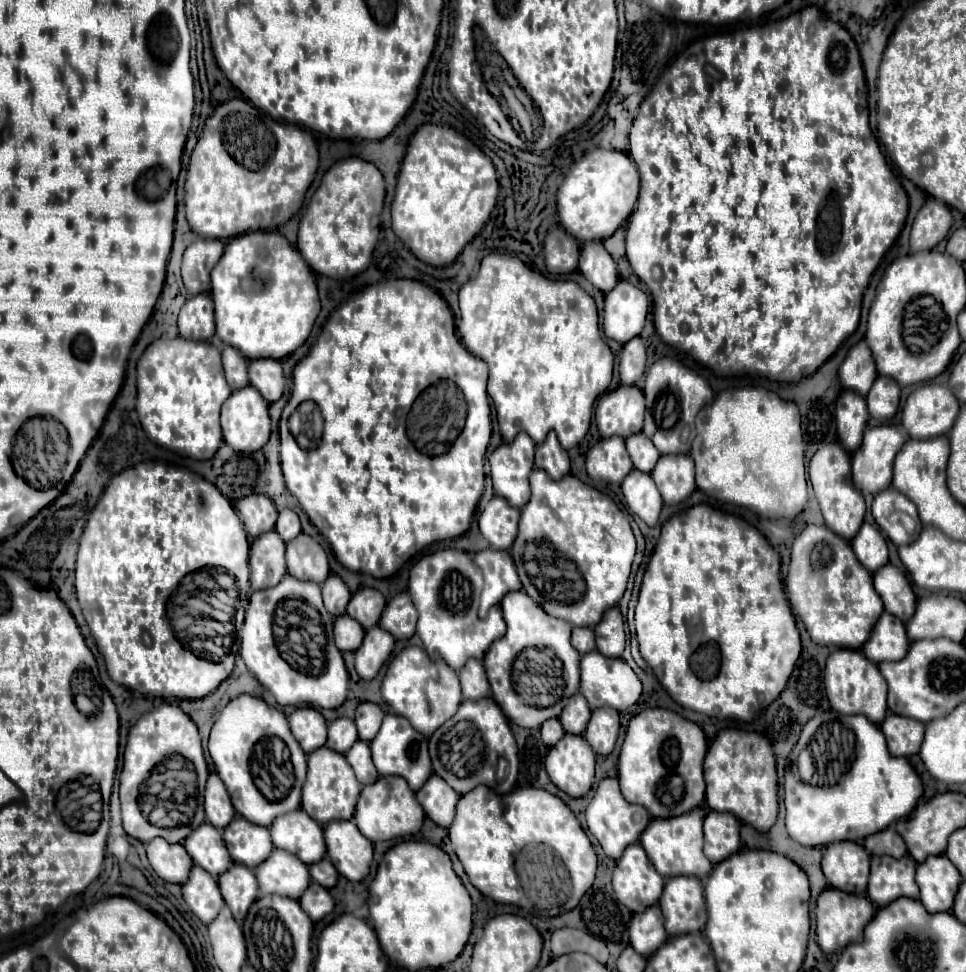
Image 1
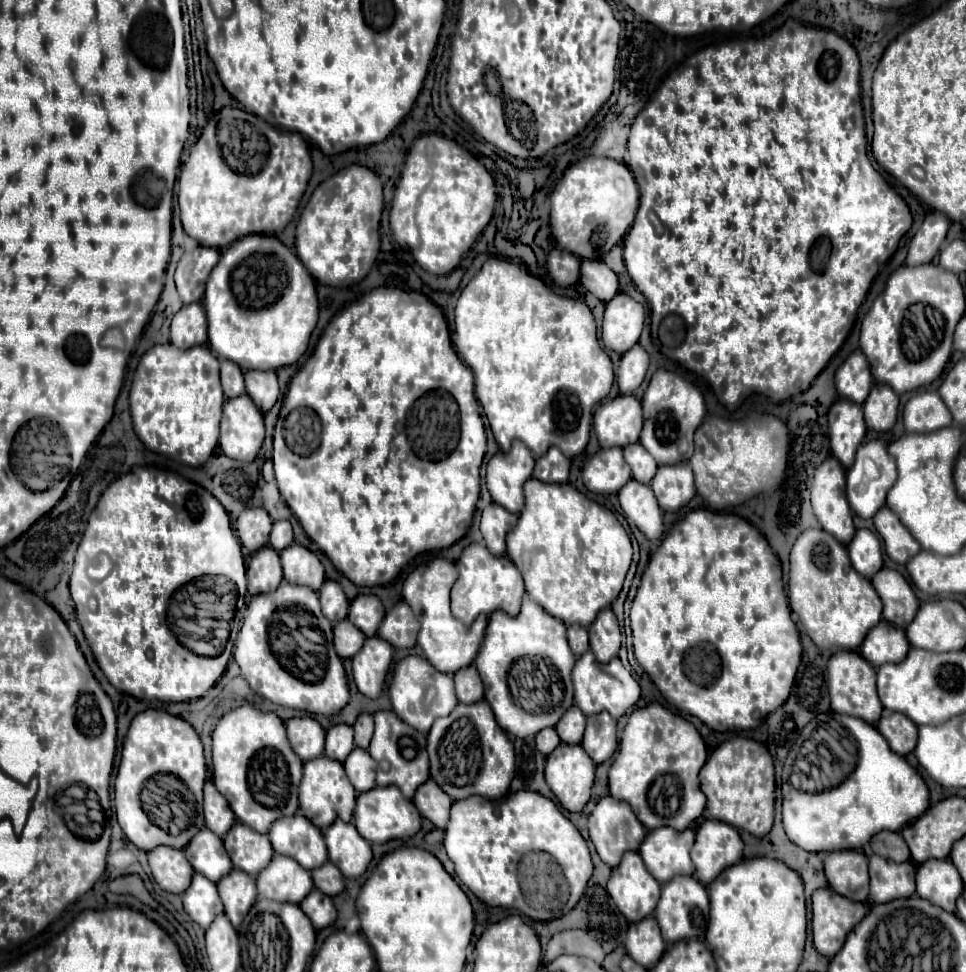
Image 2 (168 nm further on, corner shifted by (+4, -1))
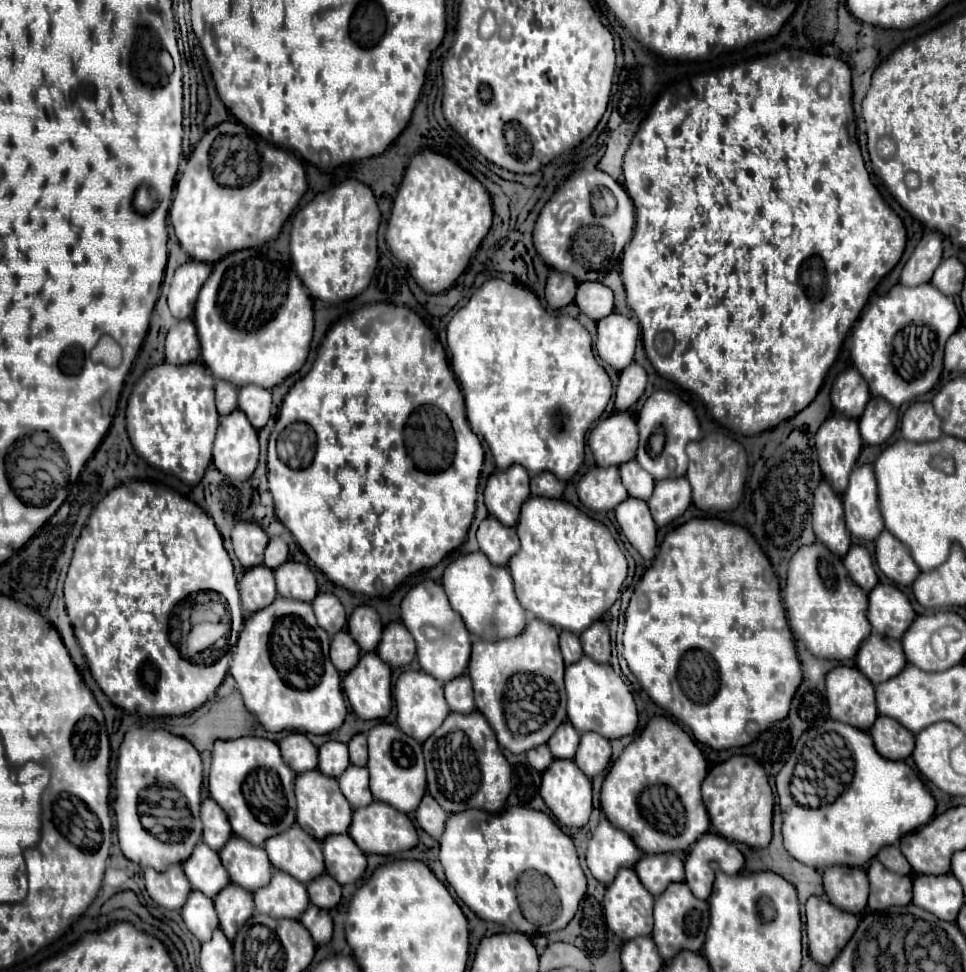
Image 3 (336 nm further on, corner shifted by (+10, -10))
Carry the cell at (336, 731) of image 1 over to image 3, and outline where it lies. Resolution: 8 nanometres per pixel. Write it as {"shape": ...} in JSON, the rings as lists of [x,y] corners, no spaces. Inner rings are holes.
{"shape":[[[331,740],[319,748],[319,766],[317,766],[319,772],[331,778],[339,778],[339,774],[343,774],[347,766],[349,766],[349,752],[343,742]]]}

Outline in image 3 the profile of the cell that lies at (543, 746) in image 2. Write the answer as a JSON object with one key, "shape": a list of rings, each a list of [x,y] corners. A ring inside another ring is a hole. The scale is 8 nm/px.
{"shape":[[[543,744],[543,746],[537,746],[537,748],[529,750],[529,752],[527,752],[527,760],[529,760],[529,764],[531,764],[537,772],[543,772],[543,770],[547,770],[547,766],[553,762],[553,756],[551,756],[549,748]]]}

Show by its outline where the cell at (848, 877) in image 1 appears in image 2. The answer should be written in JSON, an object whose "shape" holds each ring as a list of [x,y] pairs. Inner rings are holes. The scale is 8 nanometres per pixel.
{"shape":[[[833,851],[825,857],[825,875],[829,887],[853,901],[865,901],[869,895],[867,857],[861,851]],[[867,885],[867,889],[863,889]]]}

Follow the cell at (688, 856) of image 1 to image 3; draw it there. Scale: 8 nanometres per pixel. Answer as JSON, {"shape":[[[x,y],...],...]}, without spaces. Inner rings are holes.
{"shape":[[[645,854],[637,864],[635,872],[643,882],[645,890],[659,896],[671,882],[683,882],[683,860],[679,854]]]}

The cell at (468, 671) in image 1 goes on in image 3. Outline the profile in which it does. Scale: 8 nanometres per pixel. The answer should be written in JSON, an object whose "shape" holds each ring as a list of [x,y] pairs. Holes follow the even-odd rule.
{"shape":[[[467,674],[451,680],[445,684],[445,700],[451,708],[451,712],[461,712],[469,714],[475,710],[473,702],[473,688],[471,688],[471,678]]]}

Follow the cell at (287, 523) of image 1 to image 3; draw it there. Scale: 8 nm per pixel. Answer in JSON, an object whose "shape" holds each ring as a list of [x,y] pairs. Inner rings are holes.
{"shape":[[[271,538],[269,546],[265,550],[265,566],[275,570],[279,568],[283,562],[287,562],[287,544],[281,538]]]}

